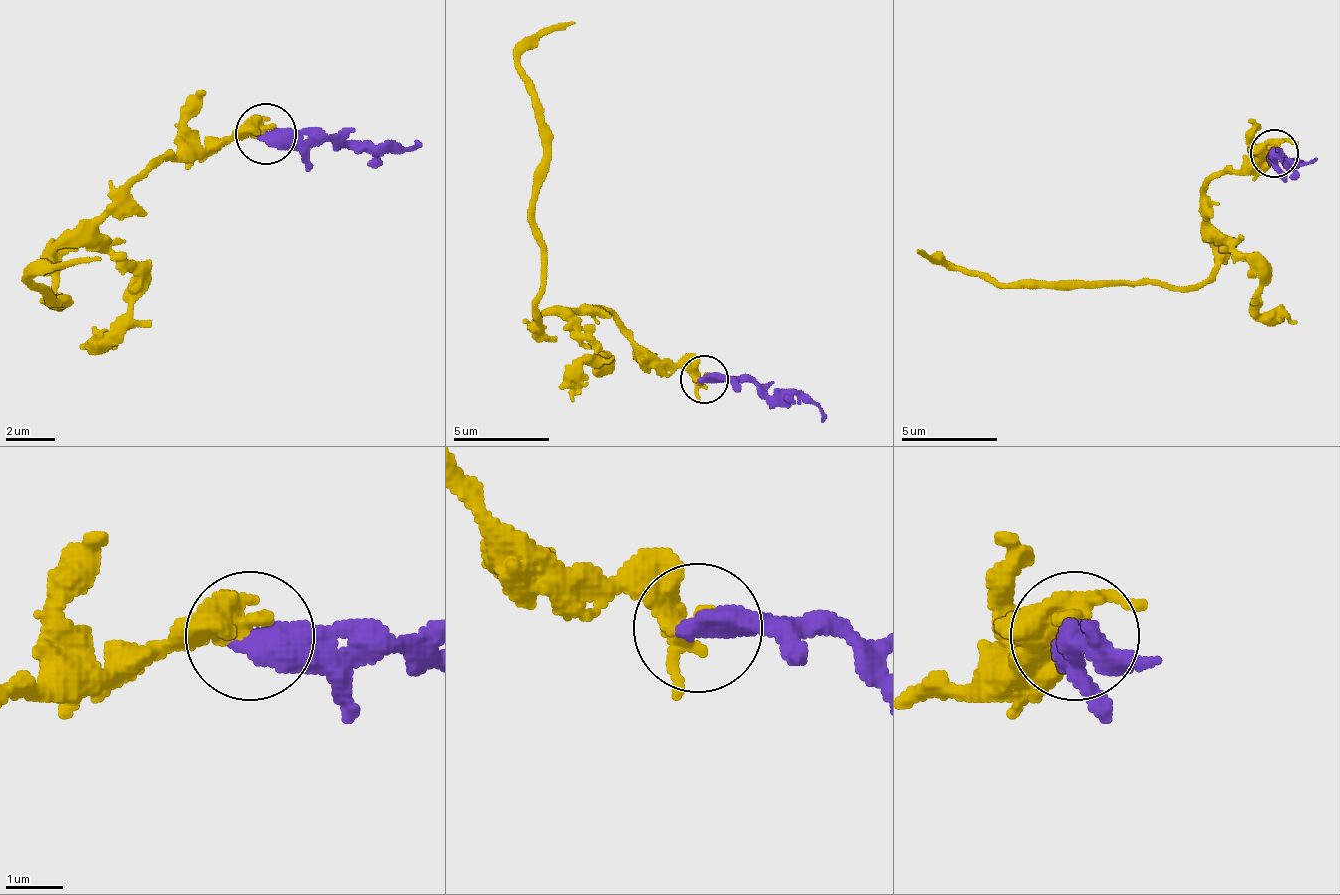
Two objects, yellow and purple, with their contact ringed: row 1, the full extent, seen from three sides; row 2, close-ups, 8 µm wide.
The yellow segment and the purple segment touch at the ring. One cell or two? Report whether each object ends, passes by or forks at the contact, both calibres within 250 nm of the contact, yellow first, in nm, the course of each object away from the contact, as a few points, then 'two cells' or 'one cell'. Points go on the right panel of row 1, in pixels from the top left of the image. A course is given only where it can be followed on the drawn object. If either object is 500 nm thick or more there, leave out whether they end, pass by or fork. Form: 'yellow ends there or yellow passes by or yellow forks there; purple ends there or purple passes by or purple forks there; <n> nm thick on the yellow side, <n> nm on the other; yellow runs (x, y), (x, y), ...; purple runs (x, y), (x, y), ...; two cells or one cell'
340 nm thick on the yellow side, 550 nm on the other; yellow runs (1273, 152), (1206, 185), (1206, 238), (1216, 248), (1216, 267), (1197, 286), (1129, 281), (986, 281), (919, 252); purple runs (1273, 152), (1288, 161), (1316, 157); one cell

